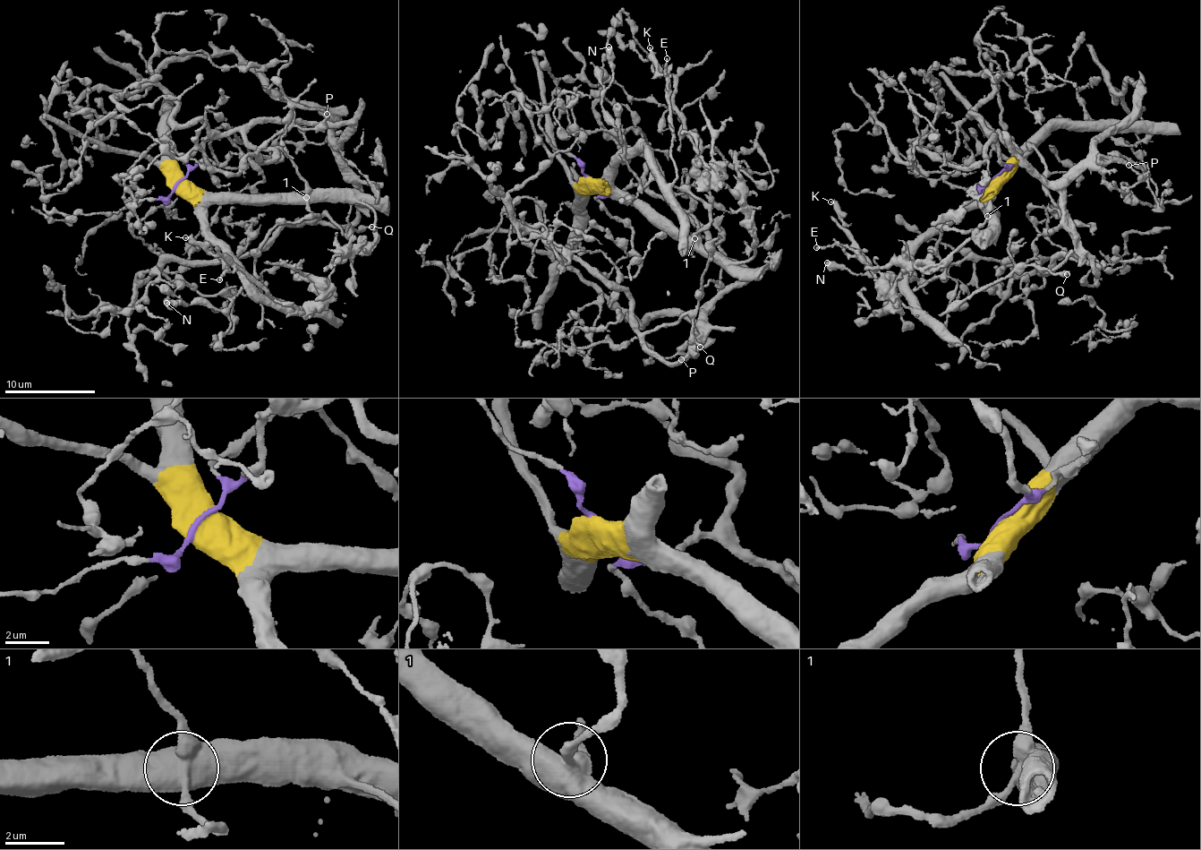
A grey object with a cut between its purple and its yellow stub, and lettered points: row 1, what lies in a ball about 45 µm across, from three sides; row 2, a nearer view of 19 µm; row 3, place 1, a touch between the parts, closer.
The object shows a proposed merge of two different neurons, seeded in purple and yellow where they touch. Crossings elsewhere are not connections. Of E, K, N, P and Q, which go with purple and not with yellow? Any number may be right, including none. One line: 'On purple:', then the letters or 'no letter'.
On purple: N, P, Q

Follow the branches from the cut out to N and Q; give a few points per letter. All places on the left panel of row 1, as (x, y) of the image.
N: (176, 184), (207, 137), (242, 132), (284, 152), (317, 214), (275, 227), (251, 279), (224, 309), (167, 303)
Q: (176, 184), (205, 140), (348, 124), (341, 173), (359, 209), (346, 225), (314, 222), (372, 226)

